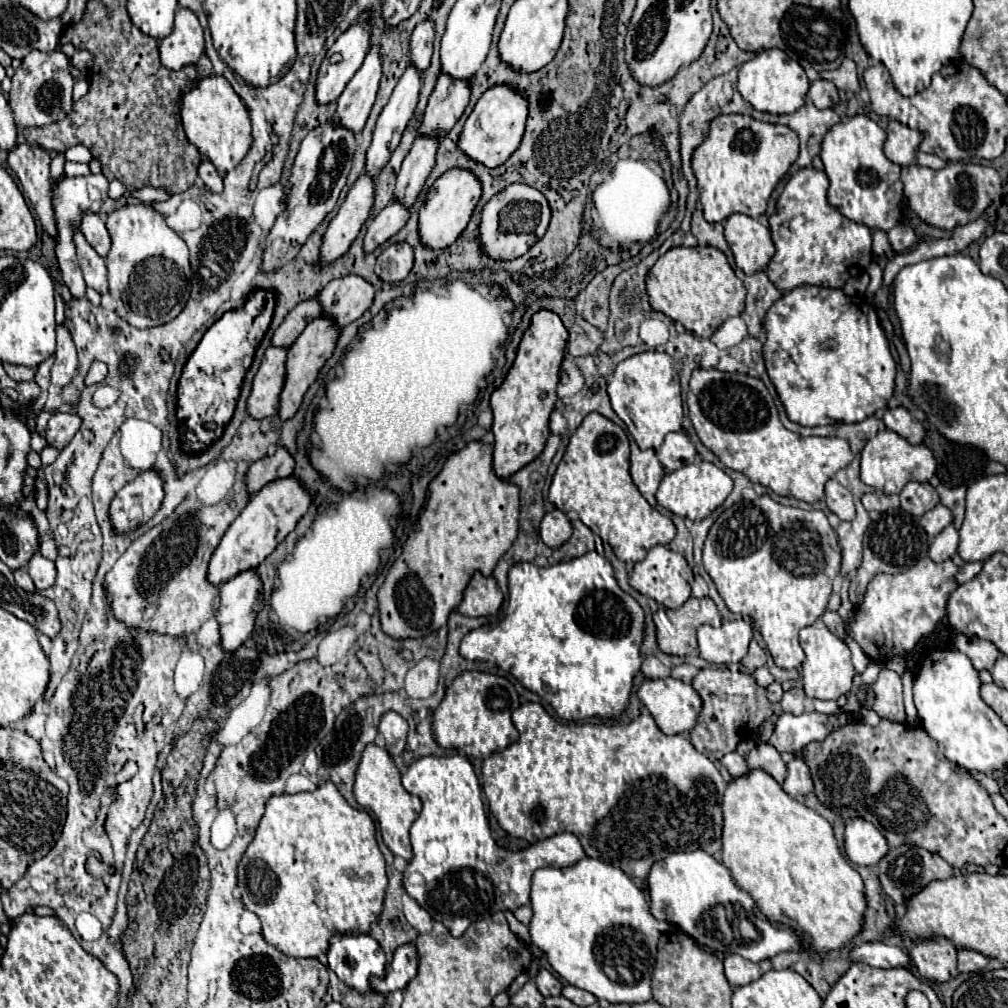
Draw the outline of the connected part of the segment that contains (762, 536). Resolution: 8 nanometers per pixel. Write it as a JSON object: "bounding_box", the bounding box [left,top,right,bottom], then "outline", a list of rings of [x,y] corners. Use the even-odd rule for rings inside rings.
{"bounding_box":[702,494,842,670],"outline":[[[768,494],[760,496],[754,502],[736,502],[732,508],[724,510],[712,524],[704,544],[702,560],[728,610],[736,614],[748,614],[752,618],[776,666],[784,670],[800,668],[804,662],[804,652],[800,648],[799,631],[814,624],[824,614],[828,598],[832,594],[832,582],[840,570],[842,560],[838,536],[828,524],[826,514],[822,510],[806,512],[778,504]]]}

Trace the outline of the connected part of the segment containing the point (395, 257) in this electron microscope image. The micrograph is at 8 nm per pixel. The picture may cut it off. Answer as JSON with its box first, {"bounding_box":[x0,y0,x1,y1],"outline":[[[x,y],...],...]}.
{"bounding_box":[376,242,414,282],"outline":[[[408,242],[390,244],[376,260],[376,274],[384,282],[398,282],[408,276],[414,264],[414,250]]]}

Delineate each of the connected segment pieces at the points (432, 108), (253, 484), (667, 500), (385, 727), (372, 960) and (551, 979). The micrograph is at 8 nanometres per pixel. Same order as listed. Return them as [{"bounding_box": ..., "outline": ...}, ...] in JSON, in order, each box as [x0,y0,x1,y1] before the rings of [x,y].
[{"bounding_box":[418,72,470,132],"outline":[[[442,72],[428,100],[424,120],[418,132],[426,132],[426,128],[442,128],[442,132],[448,132],[464,114],[470,92],[470,80],[456,80],[450,74]]]},{"bounding_box":[248,446,294,494],"outline":[[[278,446],[272,456],[264,456],[250,466],[248,472],[250,494],[256,494],[258,488],[266,486],[270,480],[276,480],[278,476],[290,476],[292,472],[294,472],[292,454],[284,446]]]},{"bounding_box":[656,460,732,520],"outline":[[[696,460],[680,470],[668,472],[660,482],[660,488],[656,492],[656,500],[662,508],[666,508],[682,518],[700,520],[700,518],[706,518],[708,514],[712,514],[726,500],[726,496],[730,492],[732,492],[732,478],[724,470],[714,466],[712,462]]]},{"bounding_box":[378,712,408,758],"outline":[[[388,712],[388,714],[382,716],[382,722],[380,722],[378,730],[386,740],[388,754],[392,758],[400,756],[404,752],[404,746],[406,746],[406,734],[408,734],[406,720],[396,712]]]},{"bounding_box":[328,934,386,994],"outline":[[[370,934],[334,936],[328,950],[328,968],[360,994],[370,994],[370,978],[384,978],[386,956]]]},{"bounding_box":[536,968,562,996],"outline":[[[540,968],[538,976],[536,976],[536,984],[544,996],[560,996],[560,992],[562,992],[562,982],[546,968]]]}]

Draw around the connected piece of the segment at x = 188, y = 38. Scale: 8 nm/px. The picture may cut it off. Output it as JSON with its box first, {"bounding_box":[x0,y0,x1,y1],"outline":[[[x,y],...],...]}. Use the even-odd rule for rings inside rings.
{"bounding_box":[158,8,204,70],"outline":[[[178,8],[172,34],[160,40],[158,46],[162,64],[168,70],[180,70],[182,66],[196,64],[204,54],[204,34],[196,14],[188,8]]]}

